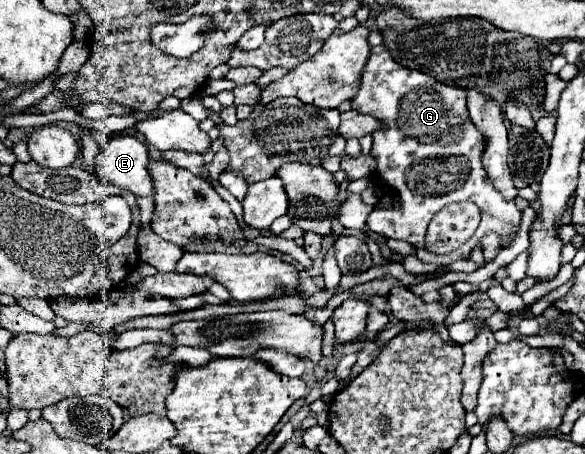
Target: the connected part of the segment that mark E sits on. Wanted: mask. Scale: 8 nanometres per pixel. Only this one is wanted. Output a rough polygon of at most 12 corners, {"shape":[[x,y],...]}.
{"shape":[[112,137],[96,159],[104,183],[152,197],[148,147]]}

